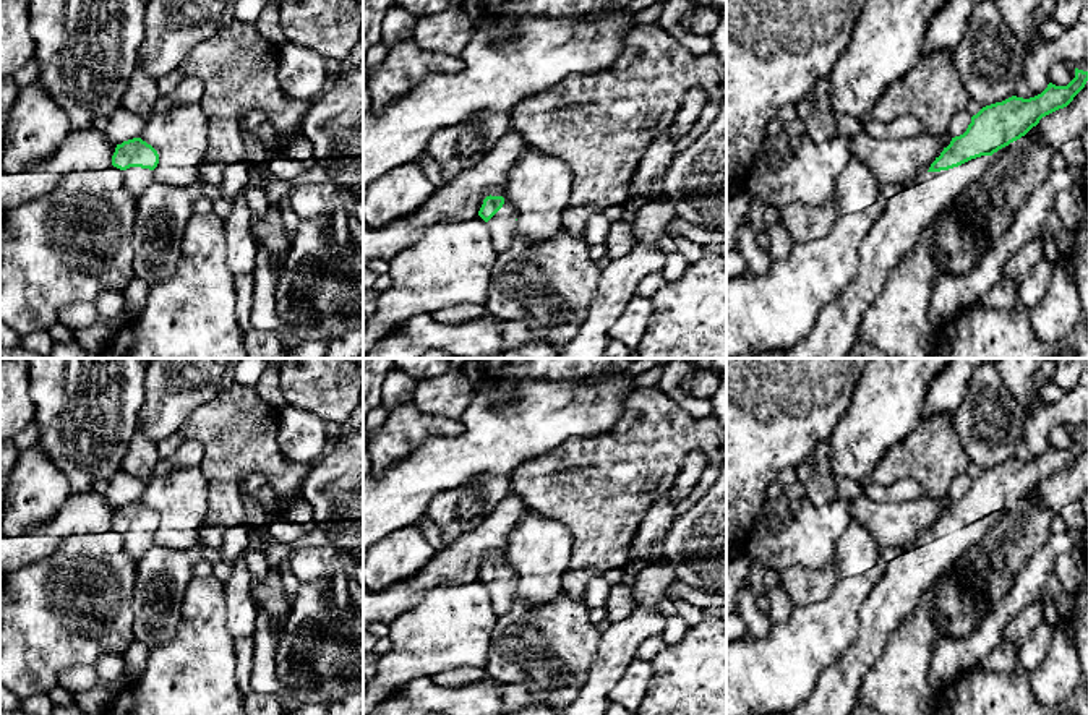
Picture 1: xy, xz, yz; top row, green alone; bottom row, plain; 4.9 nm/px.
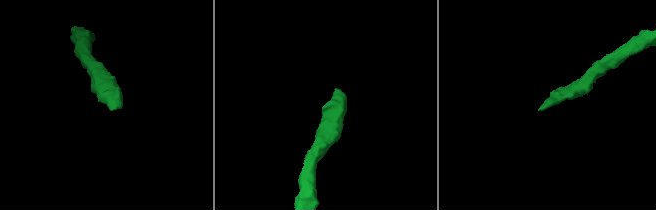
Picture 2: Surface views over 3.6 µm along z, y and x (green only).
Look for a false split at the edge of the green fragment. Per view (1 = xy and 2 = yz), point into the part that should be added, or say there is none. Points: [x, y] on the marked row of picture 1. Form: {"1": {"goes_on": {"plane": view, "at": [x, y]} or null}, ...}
{"1": {"goes_on": {"plane": "xy", "at": [137, 180]}}, "2": {"goes_on": {"plane": "yz", "at": [908, 213]}}}

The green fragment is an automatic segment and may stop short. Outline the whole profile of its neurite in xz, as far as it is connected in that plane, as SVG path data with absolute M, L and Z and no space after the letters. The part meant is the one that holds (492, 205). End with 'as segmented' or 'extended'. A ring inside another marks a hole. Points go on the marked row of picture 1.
M486 196L478 216L488 224L496 253L508 250L516 233L517 212L503 196Z | extended

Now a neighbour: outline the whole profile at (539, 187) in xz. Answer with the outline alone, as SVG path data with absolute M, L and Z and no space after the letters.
M538 149L525 152L511 167L504 201L517 212L516 233L529 243L550 240L563 229L574 177L569 167Z

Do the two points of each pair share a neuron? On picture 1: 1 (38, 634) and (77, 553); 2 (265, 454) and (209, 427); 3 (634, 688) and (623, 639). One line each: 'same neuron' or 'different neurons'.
1: same neuron
2: same neuron
3: different neurons

